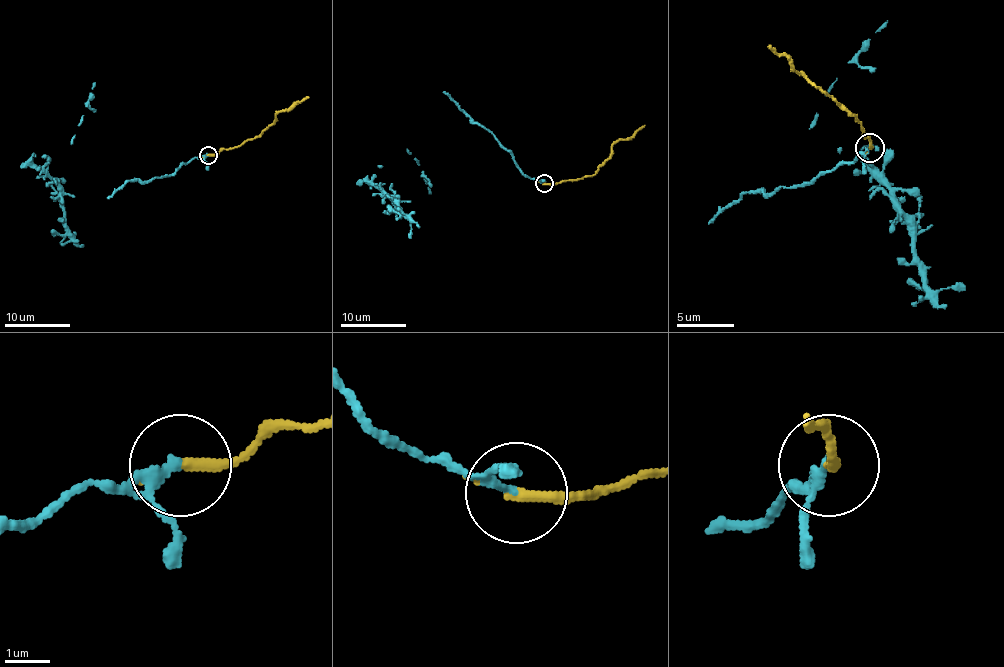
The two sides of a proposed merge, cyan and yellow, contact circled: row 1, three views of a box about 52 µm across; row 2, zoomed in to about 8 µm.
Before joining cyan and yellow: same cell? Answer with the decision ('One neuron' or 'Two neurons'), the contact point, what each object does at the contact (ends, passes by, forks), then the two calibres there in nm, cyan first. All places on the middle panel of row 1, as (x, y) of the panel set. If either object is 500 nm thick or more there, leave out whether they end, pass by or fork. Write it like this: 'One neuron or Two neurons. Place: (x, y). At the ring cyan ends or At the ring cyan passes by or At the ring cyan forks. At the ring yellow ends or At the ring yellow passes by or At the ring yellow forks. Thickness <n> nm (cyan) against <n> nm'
One neuron. Place: (544, 183). At the ring cyan passes by. At the ring yellow ends. Thickness 180 nm (cyan) against 280 nm

